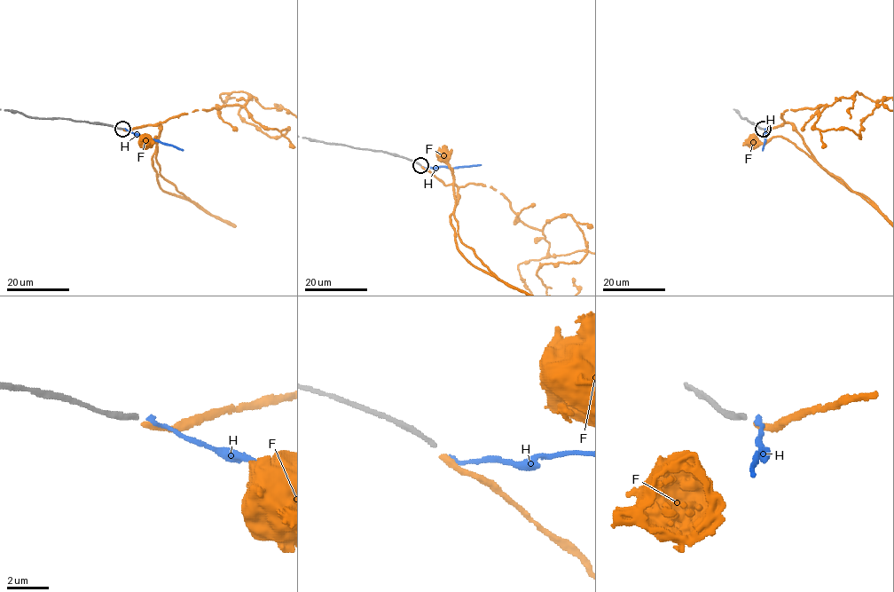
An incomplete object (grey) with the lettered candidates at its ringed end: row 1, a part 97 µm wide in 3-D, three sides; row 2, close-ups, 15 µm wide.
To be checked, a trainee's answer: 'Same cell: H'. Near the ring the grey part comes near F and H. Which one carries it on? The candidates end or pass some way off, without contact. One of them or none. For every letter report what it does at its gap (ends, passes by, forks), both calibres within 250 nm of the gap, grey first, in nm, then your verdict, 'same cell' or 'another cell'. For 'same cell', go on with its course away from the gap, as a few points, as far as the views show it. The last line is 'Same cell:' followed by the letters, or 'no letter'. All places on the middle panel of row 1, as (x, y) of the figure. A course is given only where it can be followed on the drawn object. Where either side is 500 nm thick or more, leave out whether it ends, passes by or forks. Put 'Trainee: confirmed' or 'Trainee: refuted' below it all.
F: it ends; calibres 240 and 300 nm; another cell
H: it ends; calibres 240 and 240 nm; same cell; course (422, 167), (481, 164)
Same cell: H
Trainee: confirmed

